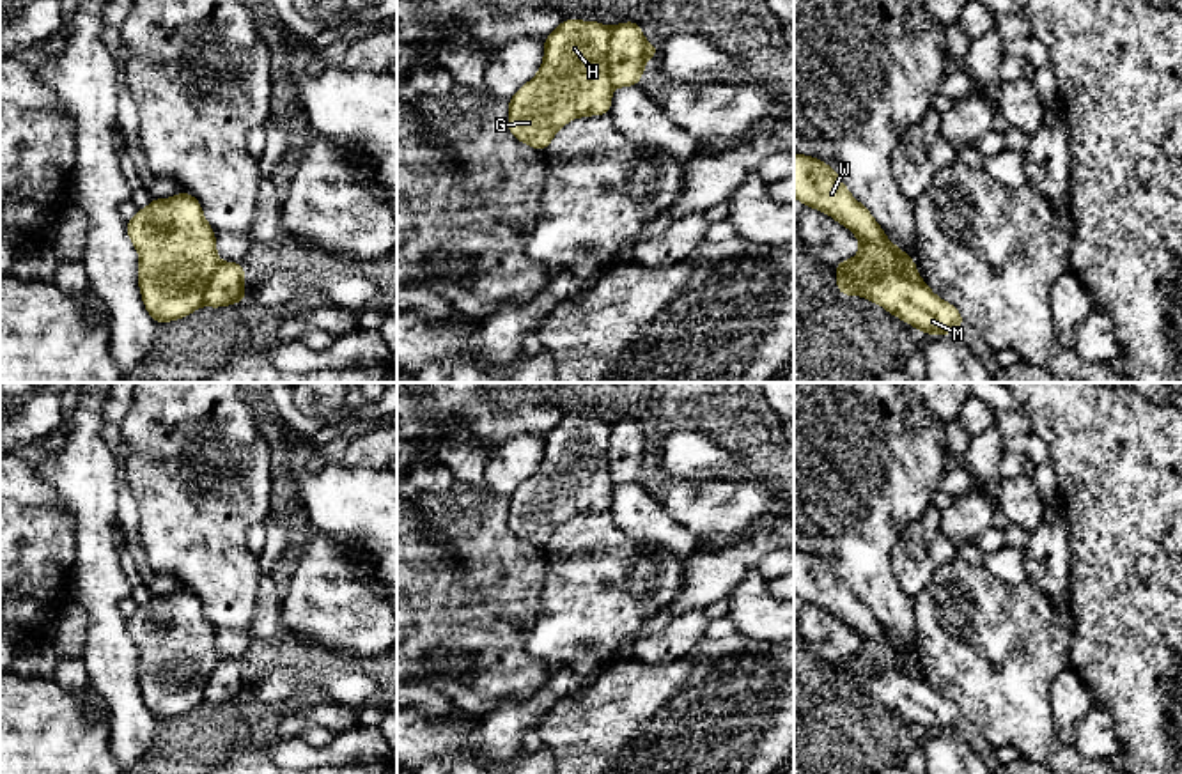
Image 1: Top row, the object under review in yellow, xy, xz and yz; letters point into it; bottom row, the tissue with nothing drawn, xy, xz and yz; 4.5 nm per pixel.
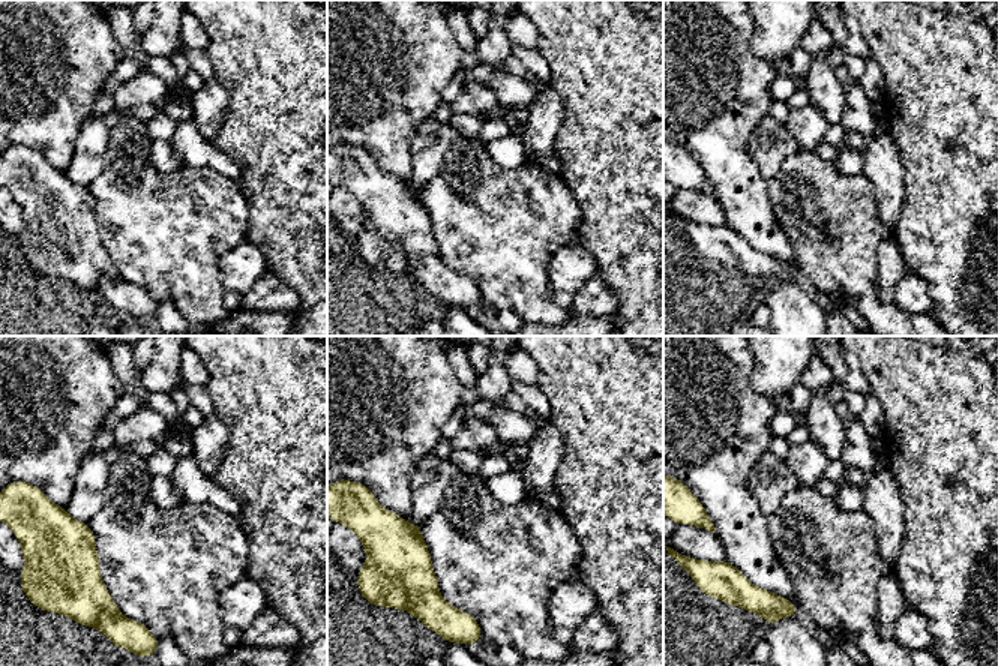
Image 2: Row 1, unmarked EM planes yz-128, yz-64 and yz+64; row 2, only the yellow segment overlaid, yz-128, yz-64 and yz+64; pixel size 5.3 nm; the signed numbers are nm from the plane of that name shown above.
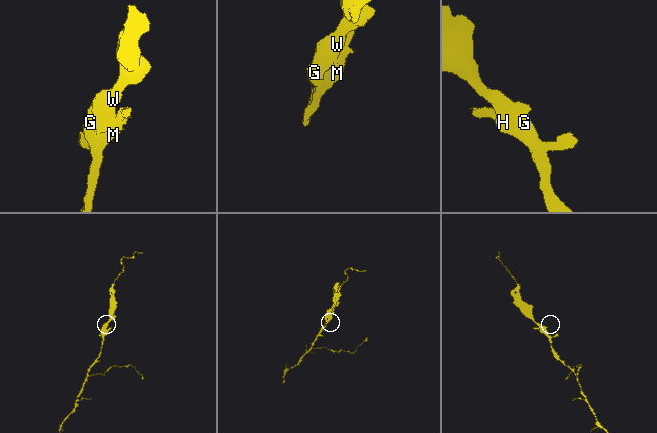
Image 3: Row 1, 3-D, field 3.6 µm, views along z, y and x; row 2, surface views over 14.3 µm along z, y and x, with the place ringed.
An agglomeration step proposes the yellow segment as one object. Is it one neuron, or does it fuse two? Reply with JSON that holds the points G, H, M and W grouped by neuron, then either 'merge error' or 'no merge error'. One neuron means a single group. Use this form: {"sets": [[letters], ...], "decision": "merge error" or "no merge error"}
{"sets": [["G", "H", "W"], ["M"]], "decision": "merge error"}

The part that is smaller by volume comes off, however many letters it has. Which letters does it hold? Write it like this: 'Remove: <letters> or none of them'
Remove: M

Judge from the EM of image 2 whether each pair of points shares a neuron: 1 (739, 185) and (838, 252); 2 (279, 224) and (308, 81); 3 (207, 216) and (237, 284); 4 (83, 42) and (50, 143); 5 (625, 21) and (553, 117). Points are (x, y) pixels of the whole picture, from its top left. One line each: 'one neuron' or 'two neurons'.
1: two neurons
2: one neuron
3: two neurons
4: one neuron
5: two neurons

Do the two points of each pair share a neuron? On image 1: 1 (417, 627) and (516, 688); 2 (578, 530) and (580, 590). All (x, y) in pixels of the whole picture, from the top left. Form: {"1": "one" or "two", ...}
{"1": "one", "2": "one"}

